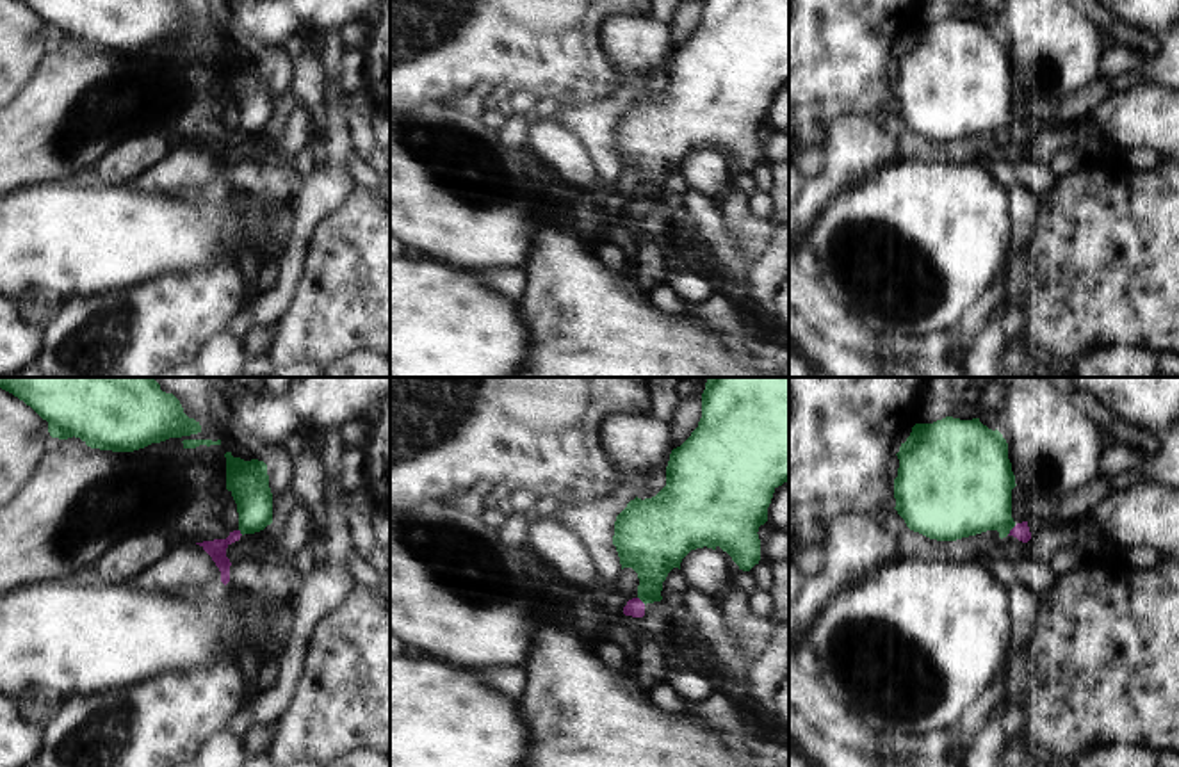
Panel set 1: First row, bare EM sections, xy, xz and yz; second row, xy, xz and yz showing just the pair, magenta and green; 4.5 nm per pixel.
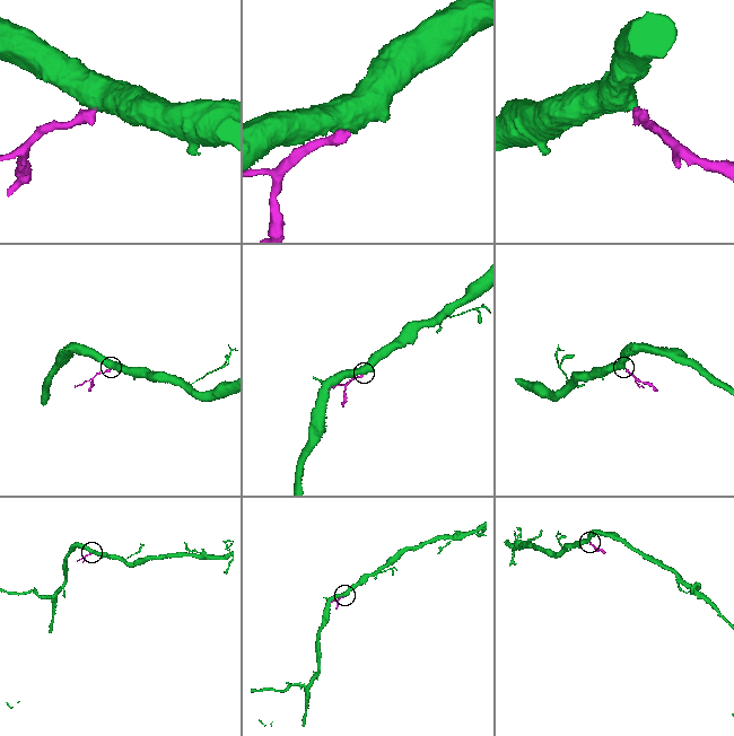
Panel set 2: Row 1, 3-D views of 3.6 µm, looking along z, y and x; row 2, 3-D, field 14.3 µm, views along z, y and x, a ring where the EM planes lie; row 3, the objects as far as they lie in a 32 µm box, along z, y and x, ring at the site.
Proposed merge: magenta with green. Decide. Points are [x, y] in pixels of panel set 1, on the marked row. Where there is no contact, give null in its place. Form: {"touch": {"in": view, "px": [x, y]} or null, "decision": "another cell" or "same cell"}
{"touch": {"in": "yz", "px": [1010, 531]}, "decision": "same cell"}

